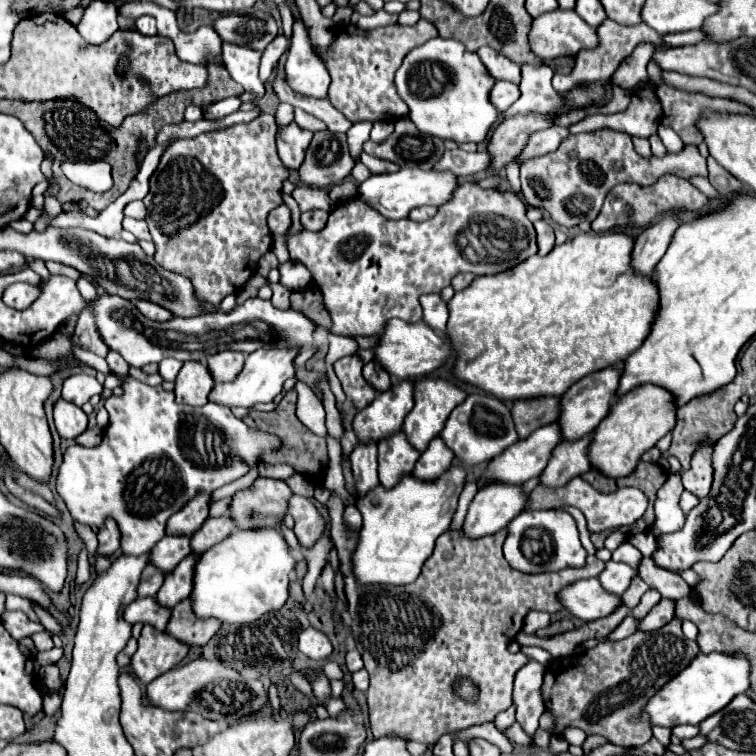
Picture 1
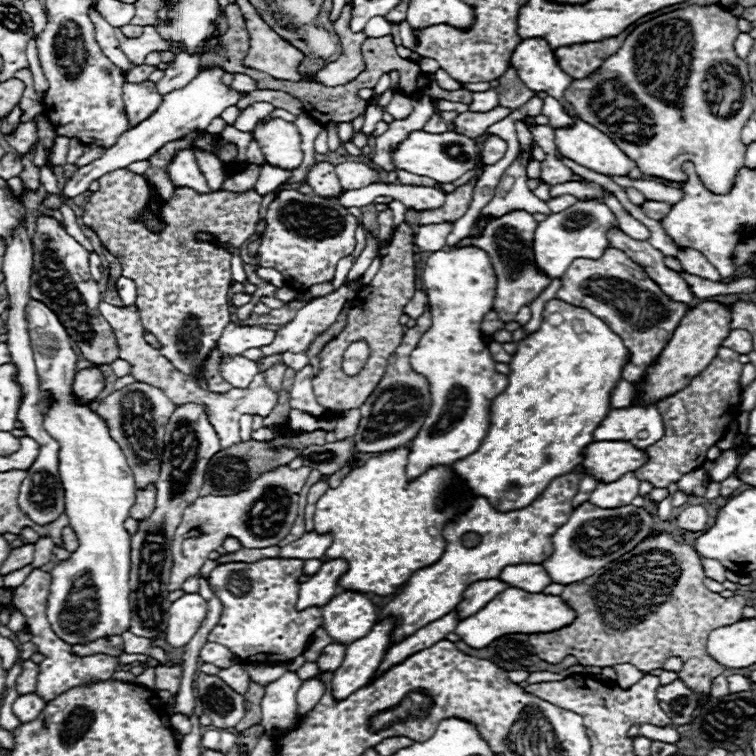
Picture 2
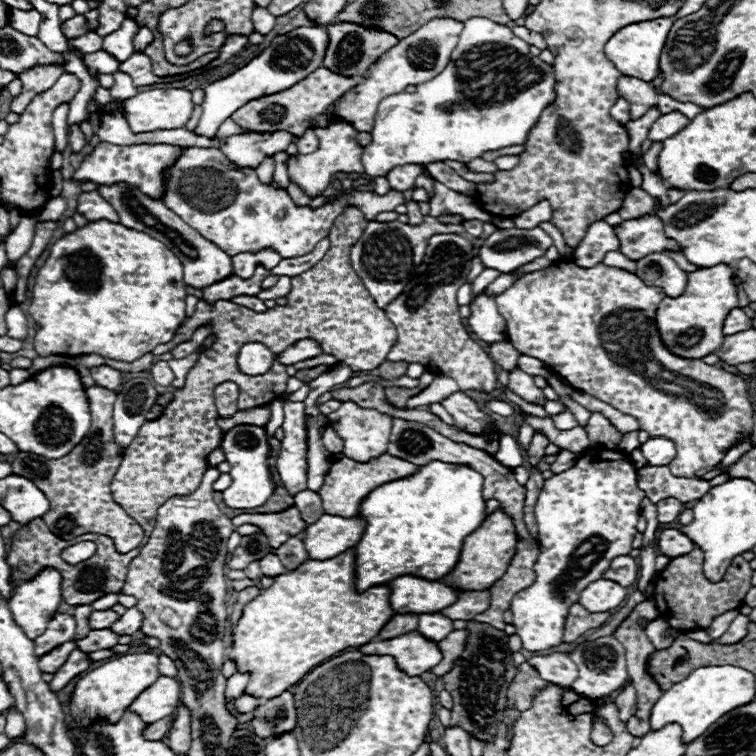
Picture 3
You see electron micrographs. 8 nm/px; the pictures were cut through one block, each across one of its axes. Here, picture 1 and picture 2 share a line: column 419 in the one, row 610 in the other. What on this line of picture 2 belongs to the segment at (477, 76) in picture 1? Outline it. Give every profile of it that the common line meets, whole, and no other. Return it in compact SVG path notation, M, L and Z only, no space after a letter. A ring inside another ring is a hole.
M30 300L26 306L26 322L40 390L52 398L44 414L44 428L60 444L58 468L66 494L66 516L80 542L78 550L50 572L52 582L46 616L52 630L68 644L116 636L130 626L130 534L124 528L124 520L136 502L134 476L122 448L112 440L106 420L92 412L90 404L80 404L72 392L78 354L72 350L70 336L58 316L40 300Z

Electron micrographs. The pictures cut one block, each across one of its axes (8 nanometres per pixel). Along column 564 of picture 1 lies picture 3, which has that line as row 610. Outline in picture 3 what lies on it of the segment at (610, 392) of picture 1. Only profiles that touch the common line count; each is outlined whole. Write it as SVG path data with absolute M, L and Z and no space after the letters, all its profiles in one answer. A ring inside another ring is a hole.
M400 576L388 582L390 606L394 614L432 614L454 604L458 592L448 588L442 580L420 580Z

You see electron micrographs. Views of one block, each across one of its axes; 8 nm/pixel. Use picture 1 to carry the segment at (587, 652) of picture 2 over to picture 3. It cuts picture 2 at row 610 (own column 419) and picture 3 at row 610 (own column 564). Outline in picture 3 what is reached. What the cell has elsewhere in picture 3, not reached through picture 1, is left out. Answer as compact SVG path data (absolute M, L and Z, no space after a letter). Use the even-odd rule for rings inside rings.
M572 604L568 610L566 626L564 626L564 642L574 642L578 636L582 636L590 628L600 628L610 618L608 612L592 614L580 604Z

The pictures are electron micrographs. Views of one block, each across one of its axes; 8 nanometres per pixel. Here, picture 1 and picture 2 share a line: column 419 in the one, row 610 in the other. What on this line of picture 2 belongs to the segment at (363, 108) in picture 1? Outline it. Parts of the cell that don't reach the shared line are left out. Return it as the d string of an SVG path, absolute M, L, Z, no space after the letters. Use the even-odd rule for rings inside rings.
M36 568L28 576L28 580L24 580L24 584L20 584L16 588L16 594L14 594L14 600L12 600L12 604L24 612L24 616L26 616L26 630L32 634L32 642L38 646L38 652L44 656L44 660L38 664L38 688L36 688L36 694L44 702L54 700L56 696L60 696L62 692L66 692L68 688L72 688L76 684L84 684L84 682L90 682L90 680L108 680L108 678L114 676L114 672L120 666L118 658L108 656L108 654L76 656L76 654L72 654L72 646L66 644L64 640L60 640L52 632L50 622L46 618L48 586L50 586L50 574L40 570L40 568Z

